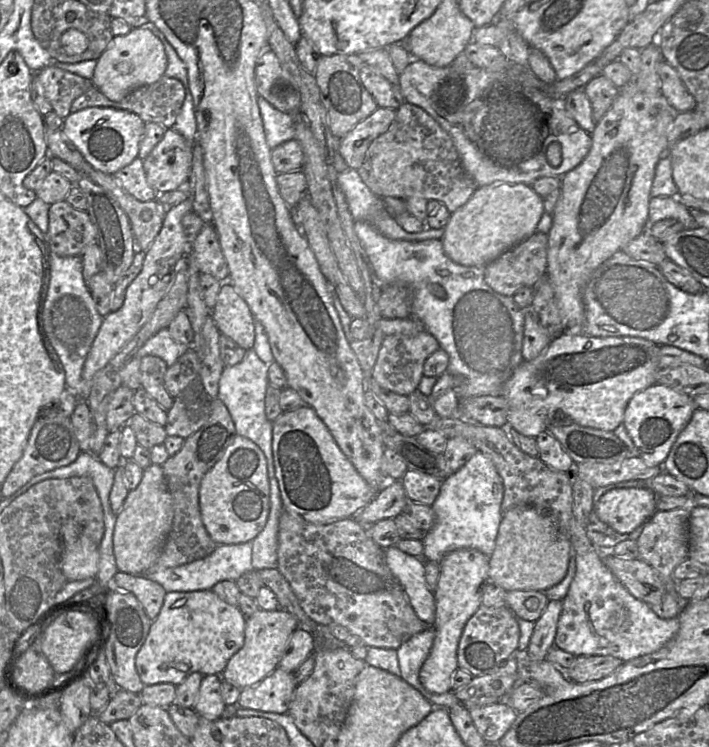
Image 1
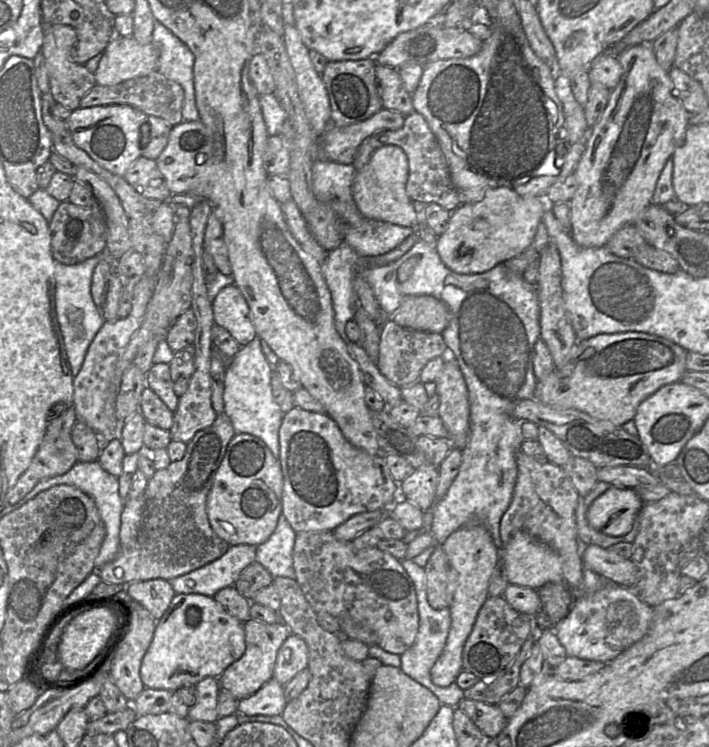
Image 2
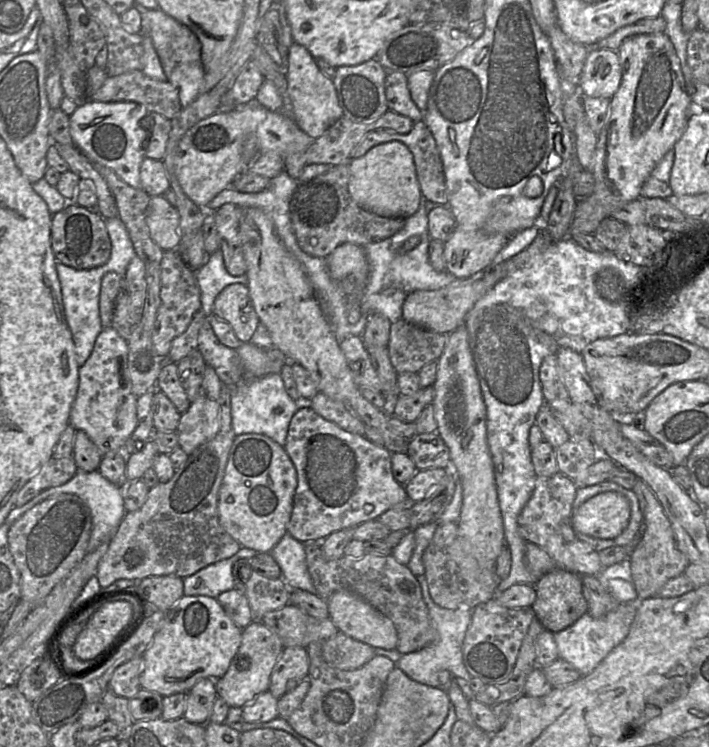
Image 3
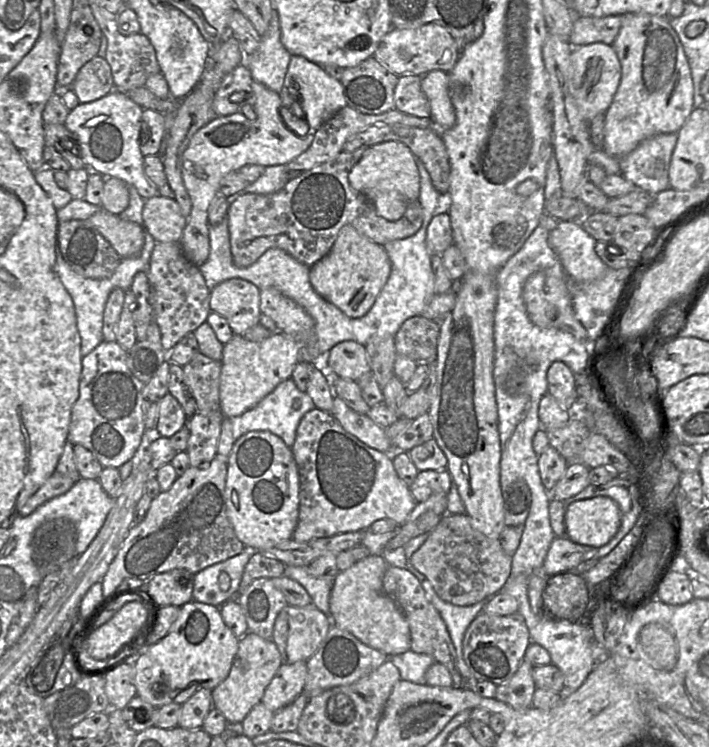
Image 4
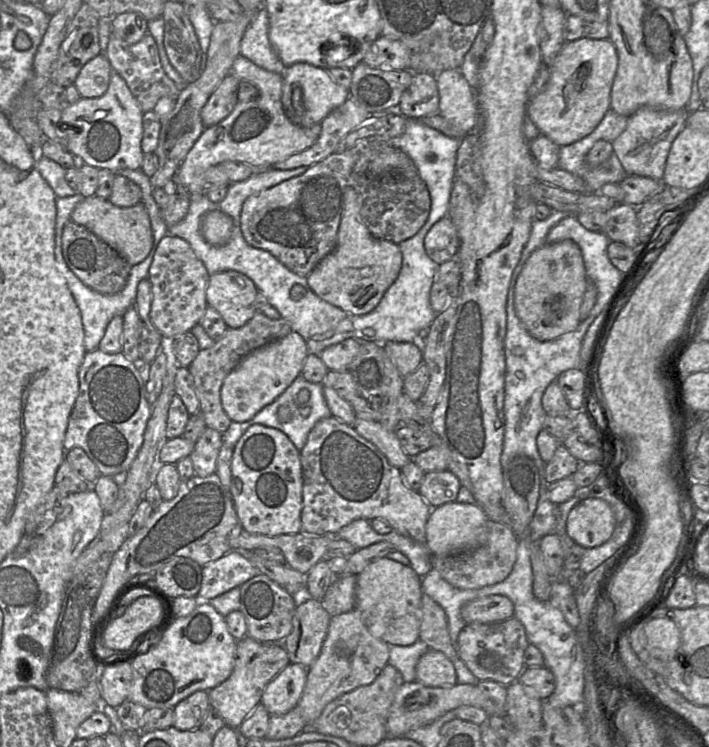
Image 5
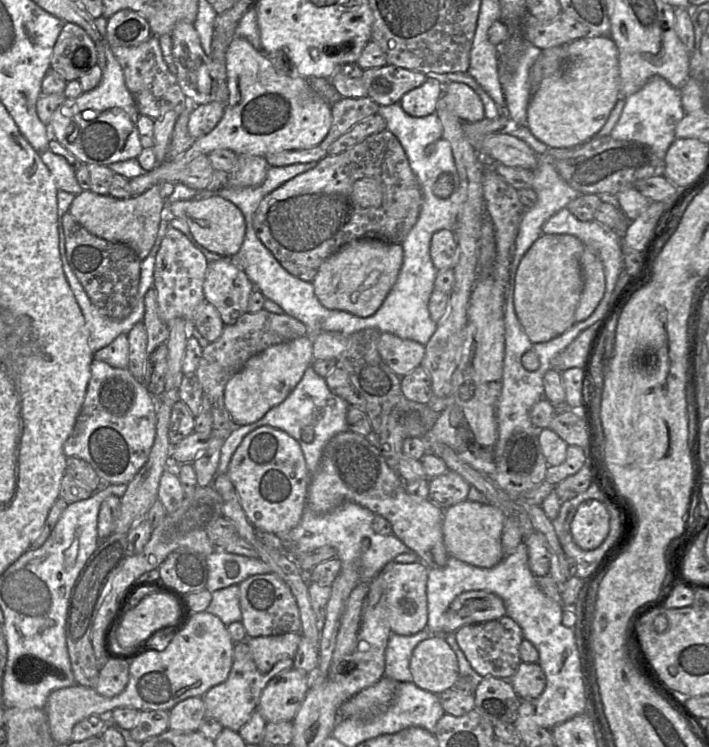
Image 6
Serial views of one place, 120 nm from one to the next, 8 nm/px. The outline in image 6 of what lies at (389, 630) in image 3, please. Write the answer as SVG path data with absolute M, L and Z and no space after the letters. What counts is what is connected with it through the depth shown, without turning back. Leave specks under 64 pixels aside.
M421 561L412 564L389 562L381 571L384 579L386 617L392 633L410 636L427 629L427 581L429 568Z

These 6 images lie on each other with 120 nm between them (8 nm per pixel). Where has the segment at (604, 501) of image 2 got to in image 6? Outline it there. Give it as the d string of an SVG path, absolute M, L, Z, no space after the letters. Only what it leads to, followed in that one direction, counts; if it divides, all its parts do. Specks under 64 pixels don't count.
M586 500L579 505L570 524L573 541L582 550L594 550L610 531L610 514L604 503Z

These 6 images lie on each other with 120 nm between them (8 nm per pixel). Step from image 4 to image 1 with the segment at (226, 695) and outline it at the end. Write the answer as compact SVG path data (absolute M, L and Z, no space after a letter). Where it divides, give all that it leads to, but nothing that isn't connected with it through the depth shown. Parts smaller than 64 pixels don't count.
M259 609L247 617L244 644L228 661L221 674L222 681L229 682L239 689L258 684L278 667L285 647L297 628L298 623L295 617L282 609L270 611Z

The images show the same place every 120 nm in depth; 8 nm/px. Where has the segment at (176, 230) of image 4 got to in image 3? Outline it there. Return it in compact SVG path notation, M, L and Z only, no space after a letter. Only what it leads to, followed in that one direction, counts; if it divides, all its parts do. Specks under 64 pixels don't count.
M163 196L150 198L146 224L151 239L163 250L176 250L181 242L180 215Z

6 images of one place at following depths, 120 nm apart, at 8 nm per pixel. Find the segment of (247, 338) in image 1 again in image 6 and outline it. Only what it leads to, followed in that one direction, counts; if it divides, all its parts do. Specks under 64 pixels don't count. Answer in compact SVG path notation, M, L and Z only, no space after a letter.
M229 258L208 262L203 285L205 302L215 307L224 325L234 324L247 313L249 297L255 289L245 272Z

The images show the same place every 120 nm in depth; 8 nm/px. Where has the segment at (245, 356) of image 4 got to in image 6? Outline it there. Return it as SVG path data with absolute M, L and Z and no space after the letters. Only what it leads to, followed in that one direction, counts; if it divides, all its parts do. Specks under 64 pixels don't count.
M310 336L271 346L250 358L226 384L224 403L235 426L260 420L270 409L283 402L302 379L313 360Z

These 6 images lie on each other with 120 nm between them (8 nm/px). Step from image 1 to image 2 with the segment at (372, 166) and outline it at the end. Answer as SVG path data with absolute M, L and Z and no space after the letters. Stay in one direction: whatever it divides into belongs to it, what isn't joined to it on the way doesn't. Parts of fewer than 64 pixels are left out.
M413 111L405 116L402 128L387 130L373 134L360 145L353 166L356 170L362 169L371 159L372 154L384 145L396 145L406 153L409 163L409 176L406 192L413 201L424 203L437 203L452 212L461 205L460 195L455 187L446 156L440 142L428 125L425 117Z

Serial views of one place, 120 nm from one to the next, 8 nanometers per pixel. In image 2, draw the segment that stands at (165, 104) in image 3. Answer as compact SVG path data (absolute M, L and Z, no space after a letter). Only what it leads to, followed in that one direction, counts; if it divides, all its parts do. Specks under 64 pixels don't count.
M158 70L142 77L123 81L114 86L95 85L80 101L79 108L107 105L129 105L148 116L156 116L166 120L172 126L182 123L184 90L173 80L166 78Z

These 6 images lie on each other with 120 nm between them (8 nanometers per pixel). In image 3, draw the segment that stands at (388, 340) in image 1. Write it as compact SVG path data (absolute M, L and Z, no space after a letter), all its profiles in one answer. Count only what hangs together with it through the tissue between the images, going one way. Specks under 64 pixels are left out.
M400 319L391 323L390 326L390 338L387 345L390 362L398 374L404 372L418 373L424 365L440 358L446 342L447 335L422 329Z

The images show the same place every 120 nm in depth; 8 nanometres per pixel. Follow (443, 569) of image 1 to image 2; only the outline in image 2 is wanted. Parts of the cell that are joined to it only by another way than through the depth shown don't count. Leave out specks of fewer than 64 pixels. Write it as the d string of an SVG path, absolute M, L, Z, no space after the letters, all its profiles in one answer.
M467 525L459 528L441 544L446 553L450 569L455 573L455 592L451 605L451 626L446 644L440 656L430 670L432 682L440 687L452 684L462 671L462 650L476 617L489 597L488 585L492 573L500 562L500 552L486 528L479 525Z

